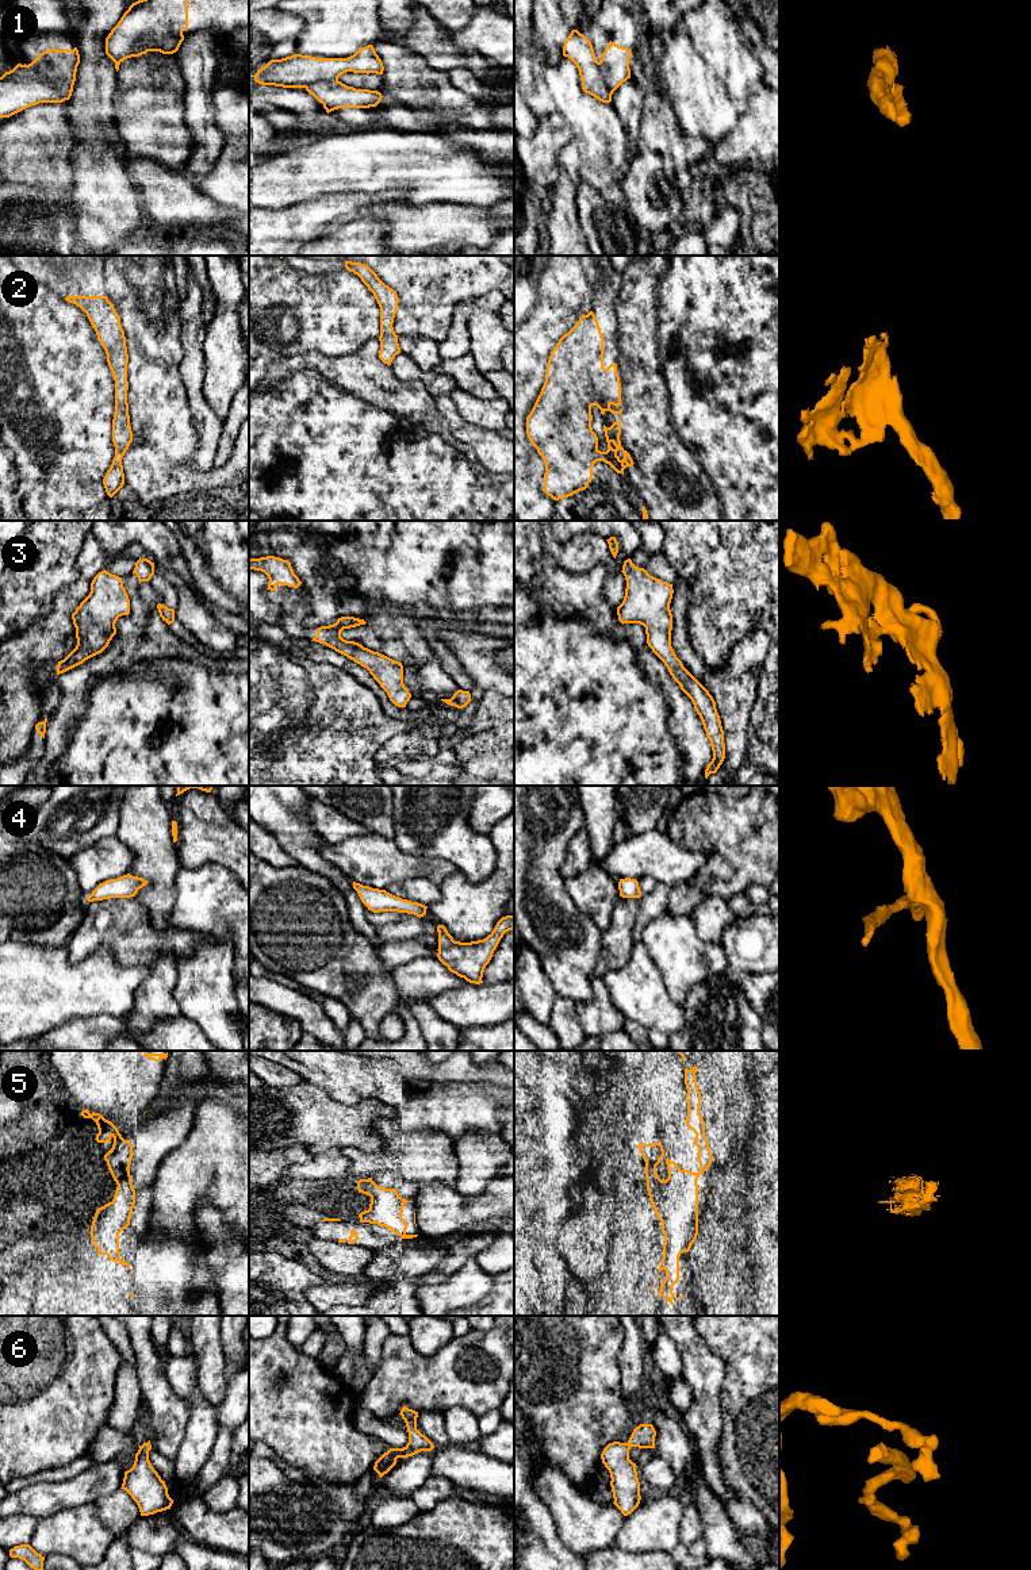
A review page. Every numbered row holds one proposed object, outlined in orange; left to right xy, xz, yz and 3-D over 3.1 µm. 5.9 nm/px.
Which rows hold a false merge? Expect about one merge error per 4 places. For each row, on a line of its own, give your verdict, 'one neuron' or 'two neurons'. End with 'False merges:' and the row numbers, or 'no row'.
1: two neurons
2: one neuron
3: one neuron
4: one neuron
5: one neuron
6: one neuron
False merges: 1

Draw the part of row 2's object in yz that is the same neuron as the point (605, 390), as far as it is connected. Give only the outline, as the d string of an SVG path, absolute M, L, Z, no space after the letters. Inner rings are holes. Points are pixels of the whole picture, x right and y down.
M590 311L587 315L583 314L579 318L579 322L559 339L551 352L544 385L530 414L526 417L528 438L545 464L547 472L544 473L543 491L552 499L559 500L586 490L593 480L593 468L597 461L609 464L610 468L622 475L626 467L635 464L631 454L621 446L621 421L616 421L610 427L603 425L608 450L601 452L598 449L598 437L591 427L591 407L597 406L602 415L606 411L621 415L622 408L614 411L610 408L612 404L616 407L621 406L621 383L617 373L617 364L610 364L606 369L603 368L603 335L594 312Z

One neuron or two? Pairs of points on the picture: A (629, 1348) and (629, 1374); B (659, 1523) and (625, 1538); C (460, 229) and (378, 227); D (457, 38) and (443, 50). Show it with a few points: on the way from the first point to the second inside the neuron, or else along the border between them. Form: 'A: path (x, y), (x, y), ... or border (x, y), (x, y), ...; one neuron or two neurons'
A: path (631, 1355), (631, 1367); one neuron
B: path (651, 1527), (633, 1536); one neuron
C: border (367, 217), (383, 219), (387, 223), (386, 241); two neurons
D: border (449, 31), (449, 37), (455, 43), (483, 54); two neurons

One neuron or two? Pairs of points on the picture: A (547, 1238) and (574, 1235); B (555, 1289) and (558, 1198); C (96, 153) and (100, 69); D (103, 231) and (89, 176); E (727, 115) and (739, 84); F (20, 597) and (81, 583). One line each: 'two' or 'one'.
A: two
B: one
C: one
D: one
E: two
F: two

